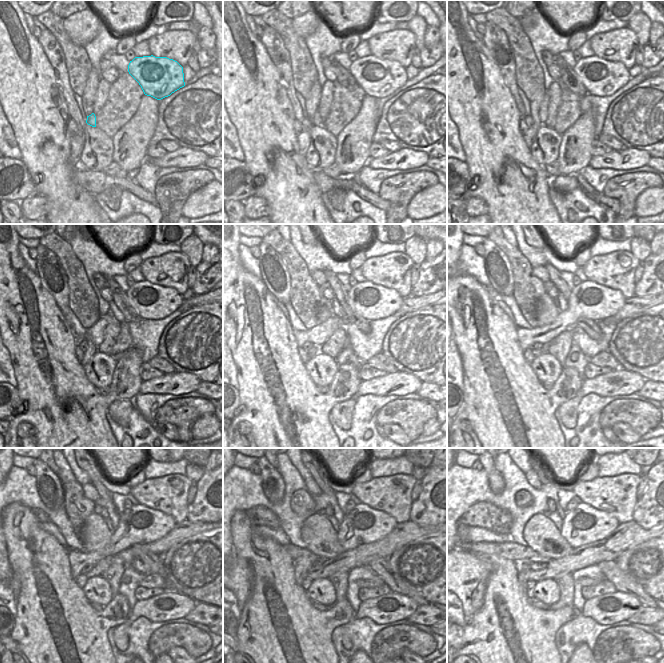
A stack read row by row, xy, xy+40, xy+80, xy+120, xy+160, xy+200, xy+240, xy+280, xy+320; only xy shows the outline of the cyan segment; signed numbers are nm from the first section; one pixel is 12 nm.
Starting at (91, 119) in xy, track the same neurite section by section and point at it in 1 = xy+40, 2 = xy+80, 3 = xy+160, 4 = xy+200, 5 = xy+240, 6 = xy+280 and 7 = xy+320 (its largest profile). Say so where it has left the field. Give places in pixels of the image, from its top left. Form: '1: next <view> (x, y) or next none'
1: next xy+40 (317, 120)
2: next xy+80 (543, 109)
3: next xy+160 (314, 335)
4: next xy+200 (590, 300)
5: next xy+240 (140, 524)
6: next xy+280 (362, 525)
7: next xy+320 (585, 524)

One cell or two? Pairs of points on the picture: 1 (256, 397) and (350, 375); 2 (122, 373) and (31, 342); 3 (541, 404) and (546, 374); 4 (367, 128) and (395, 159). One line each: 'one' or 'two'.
1: one
2: one
3: two
4: two

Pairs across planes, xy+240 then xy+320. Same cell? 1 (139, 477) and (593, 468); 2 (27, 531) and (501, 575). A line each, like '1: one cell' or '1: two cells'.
1: one cell
2: one cell

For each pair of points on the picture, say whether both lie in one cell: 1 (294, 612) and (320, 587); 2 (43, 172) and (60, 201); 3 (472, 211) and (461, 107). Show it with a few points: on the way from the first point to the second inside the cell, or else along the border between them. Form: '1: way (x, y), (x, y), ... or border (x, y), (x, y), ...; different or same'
1: border (306, 590), (311, 599); different
2: way (50, 179), (60, 189), (60, 194); same
3: border (467, 199), (480, 197), (487, 205), (488, 213); different

